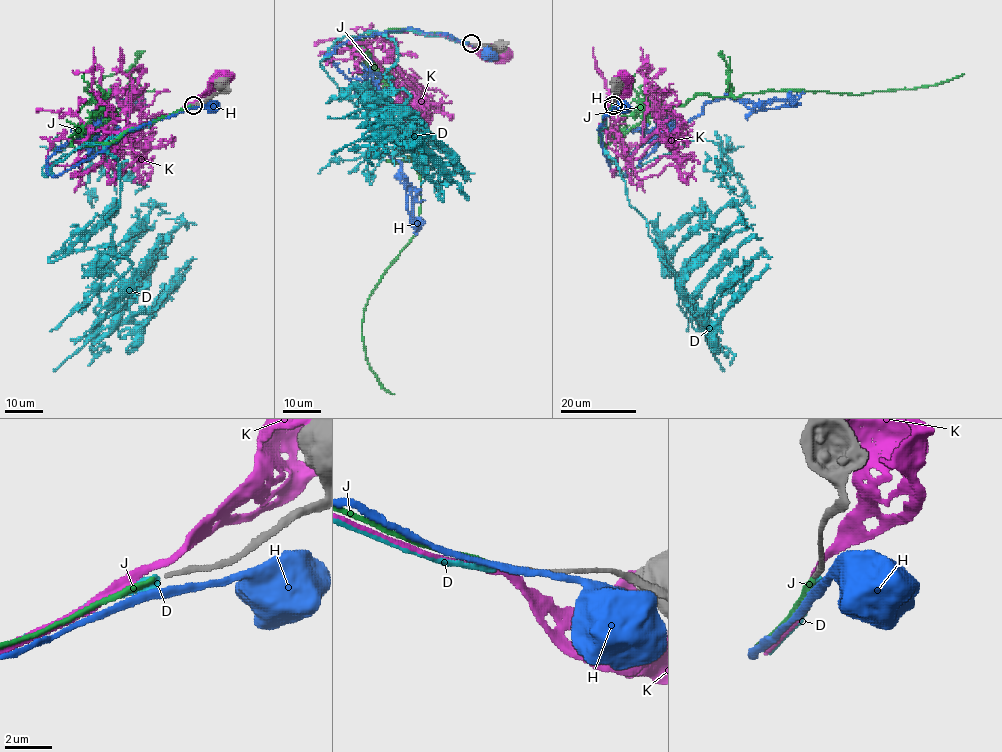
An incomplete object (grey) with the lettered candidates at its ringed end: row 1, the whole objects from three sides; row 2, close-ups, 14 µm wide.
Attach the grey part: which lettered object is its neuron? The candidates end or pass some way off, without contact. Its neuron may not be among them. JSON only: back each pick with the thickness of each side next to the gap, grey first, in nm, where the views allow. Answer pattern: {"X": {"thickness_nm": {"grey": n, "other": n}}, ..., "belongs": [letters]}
{"J": {"thickness_nm": {"grey": 190, "other": 200}}, "belongs": ["J"]}

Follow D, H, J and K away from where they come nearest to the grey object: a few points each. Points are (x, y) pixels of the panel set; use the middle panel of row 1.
D: (470, 44), (382, 32), (399, 56), (384, 75), (410, 95), (397, 107), (407, 131), (395, 135), (444, 202)
H: (472, 43), (406, 28), (350, 39), (324, 57), (374, 110), (383, 149), (400, 164), (414, 232)
J: (469, 43), (406, 29), (362, 42), (404, 104), (420, 179), (418, 231), (362, 322), (369, 367), (394, 394)
K: (471, 44), (492, 58), (505, 56)

